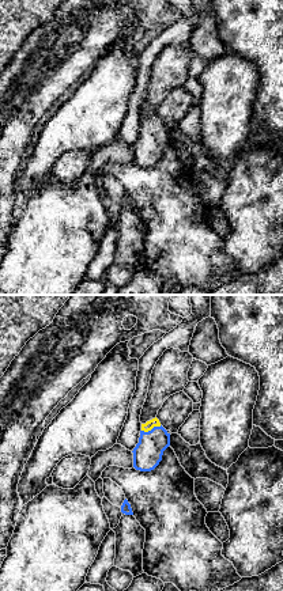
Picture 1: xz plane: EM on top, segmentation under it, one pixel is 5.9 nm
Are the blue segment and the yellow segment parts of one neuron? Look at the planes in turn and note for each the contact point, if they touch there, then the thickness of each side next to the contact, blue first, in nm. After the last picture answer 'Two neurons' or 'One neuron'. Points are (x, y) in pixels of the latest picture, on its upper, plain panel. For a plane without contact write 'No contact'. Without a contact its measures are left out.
Touches blue at (153, 124). Thickness 170 nm (blue) against 60 nm

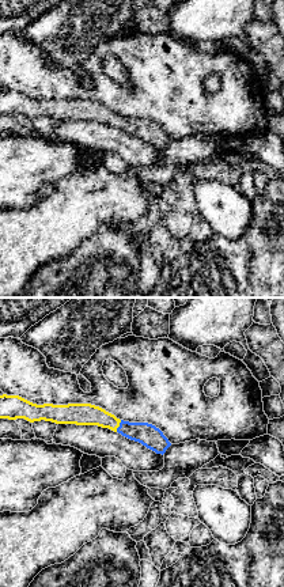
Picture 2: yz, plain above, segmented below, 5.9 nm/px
Touches blue at (120, 121). Thickness 140 nm (blue) against 130 nm

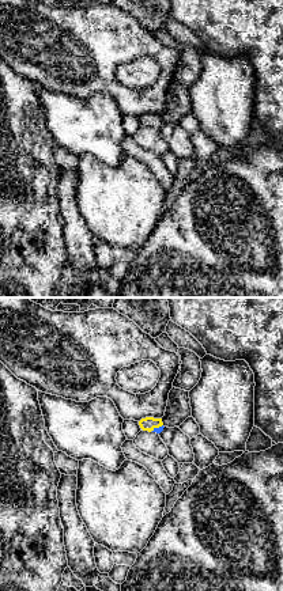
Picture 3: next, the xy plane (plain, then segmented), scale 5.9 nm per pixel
Touches blue at (157, 124). Thickness 40 nm (blue) against 80 nm

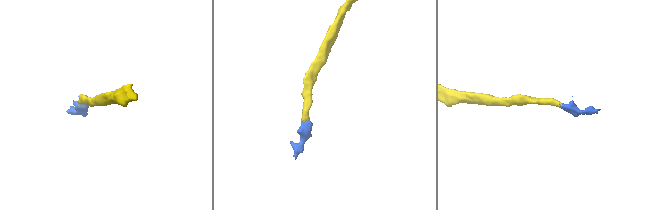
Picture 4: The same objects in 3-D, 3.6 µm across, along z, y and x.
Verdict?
One neuron

